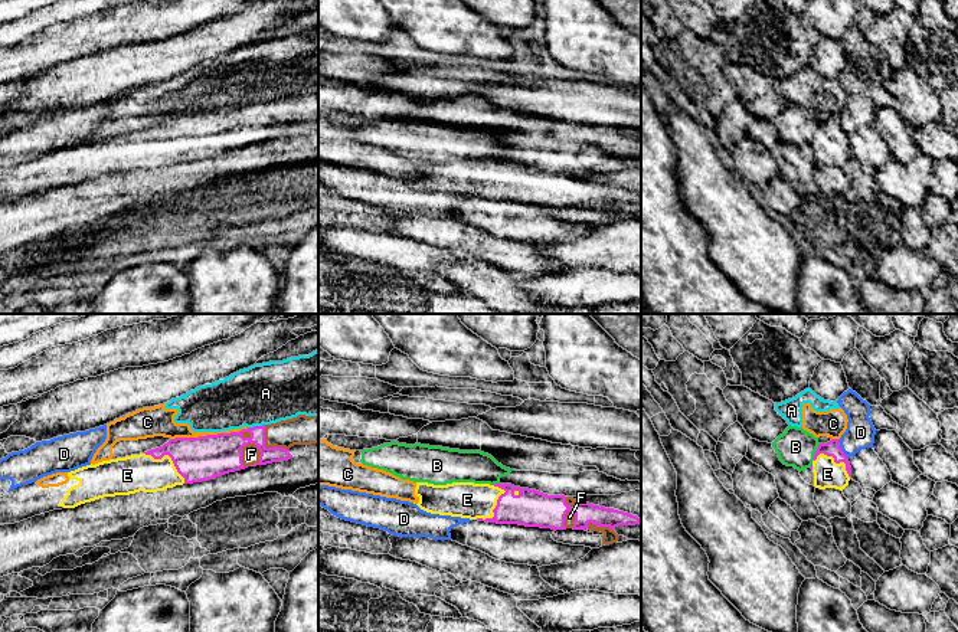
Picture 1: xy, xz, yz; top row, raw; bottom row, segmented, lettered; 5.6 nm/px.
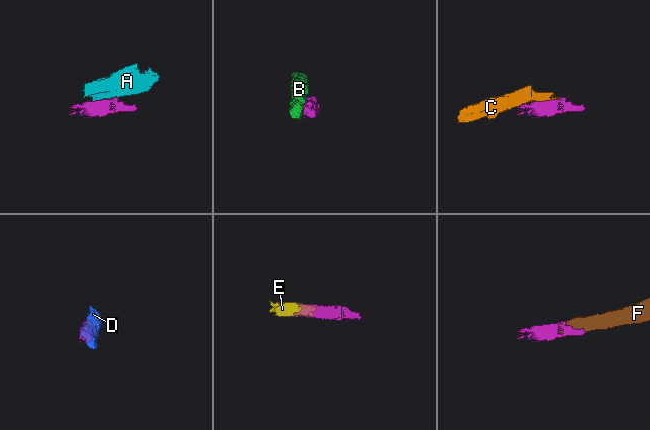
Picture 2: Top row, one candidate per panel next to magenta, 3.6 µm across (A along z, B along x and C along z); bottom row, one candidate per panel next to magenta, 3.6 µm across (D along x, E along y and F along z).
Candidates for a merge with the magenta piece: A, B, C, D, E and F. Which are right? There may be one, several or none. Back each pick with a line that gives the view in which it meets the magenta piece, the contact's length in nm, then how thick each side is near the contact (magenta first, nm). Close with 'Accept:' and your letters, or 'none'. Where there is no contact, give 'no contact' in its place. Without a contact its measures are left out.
E: meets magenta in xz; contact 240 nm long; 200 nm thick on the magenta side, 200 nm on the other
F: meets magenta in xz; contact 180 nm long; 200 nm thick on the magenta side, 60 nm on the other
Accept: E, F

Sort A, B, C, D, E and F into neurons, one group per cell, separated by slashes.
A C / B / D / E F

